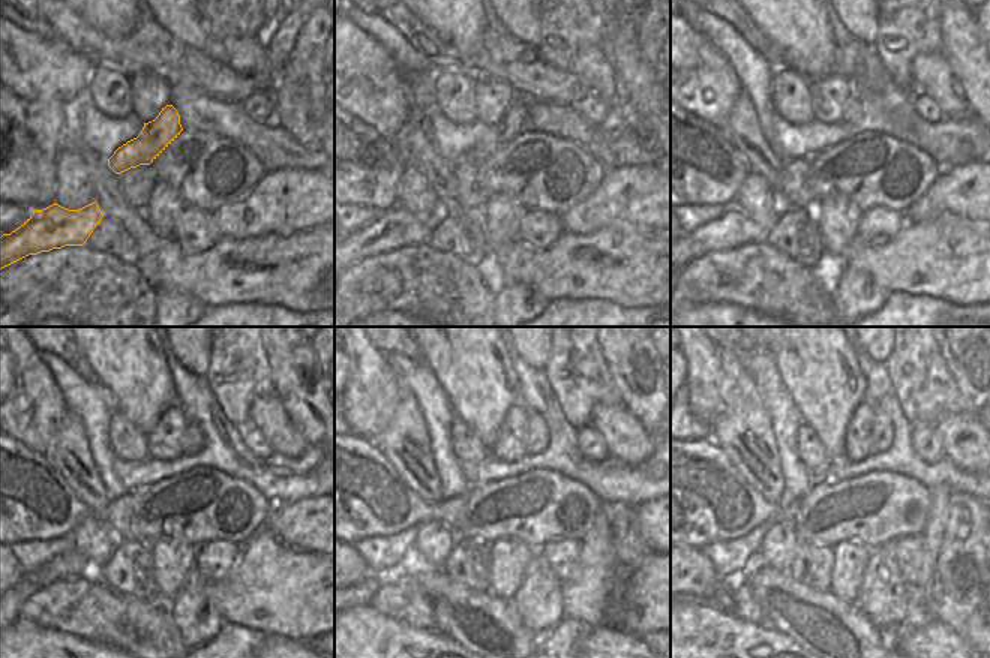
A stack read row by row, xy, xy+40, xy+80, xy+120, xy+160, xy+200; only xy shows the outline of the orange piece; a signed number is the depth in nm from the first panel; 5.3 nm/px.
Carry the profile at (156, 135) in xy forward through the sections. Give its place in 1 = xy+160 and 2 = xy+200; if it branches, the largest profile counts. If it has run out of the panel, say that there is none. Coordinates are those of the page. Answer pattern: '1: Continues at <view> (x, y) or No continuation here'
1: Continues at xy+160 (536, 432)
2: Continues at xy+200 (881, 432).

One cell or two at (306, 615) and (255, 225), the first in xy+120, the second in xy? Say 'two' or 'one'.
two

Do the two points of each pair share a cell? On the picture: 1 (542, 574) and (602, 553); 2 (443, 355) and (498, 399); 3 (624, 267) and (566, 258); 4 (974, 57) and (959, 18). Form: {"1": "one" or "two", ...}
{"1": "two", "2": "one", "3": "one", "4": "one"}

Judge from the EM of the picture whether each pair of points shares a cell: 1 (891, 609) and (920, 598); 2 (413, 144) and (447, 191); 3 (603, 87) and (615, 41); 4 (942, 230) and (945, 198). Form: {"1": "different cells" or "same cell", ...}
{"1": "different cells", "2": "same cell", "3": "different cells", "4": "different cells"}

